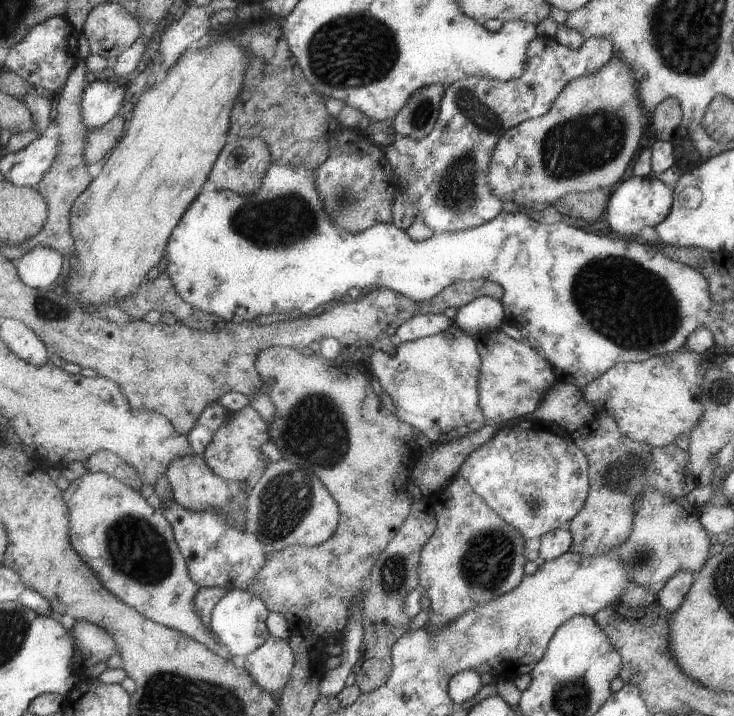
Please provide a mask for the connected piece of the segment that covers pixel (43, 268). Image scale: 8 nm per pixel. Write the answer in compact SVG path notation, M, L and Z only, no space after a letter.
M35 246L19 258L17 270L22 284L39 290L47 289L59 276L61 254L47 246Z

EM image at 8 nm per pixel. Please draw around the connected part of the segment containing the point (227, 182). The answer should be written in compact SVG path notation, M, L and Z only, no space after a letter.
M231 137L215 160L210 181L216 189L251 194L266 175L270 156L261 138Z

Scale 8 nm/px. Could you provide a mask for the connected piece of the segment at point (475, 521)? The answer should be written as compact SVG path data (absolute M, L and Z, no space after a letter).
M462 477L450 479L444 488L449 490L443 490L443 498L437 498L445 504L436 507L437 527L434 535L423 544L423 549L419 552L419 586L425 588L425 595L429 599L428 619L423 626L425 630L439 630L445 624L455 622L461 614L475 608L477 604L495 600L518 587L523 576L523 564L526 562L523 557L526 540L523 536L513 526L501 520L491 508L487 508L482 498Z

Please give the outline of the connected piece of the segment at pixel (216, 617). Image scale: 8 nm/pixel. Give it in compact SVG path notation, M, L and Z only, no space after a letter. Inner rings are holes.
M230 588L220 600L211 608L210 630L219 640L230 655L248 656L254 652L267 639L266 619L270 611L263 604L262 600L255 598L251 592Z

